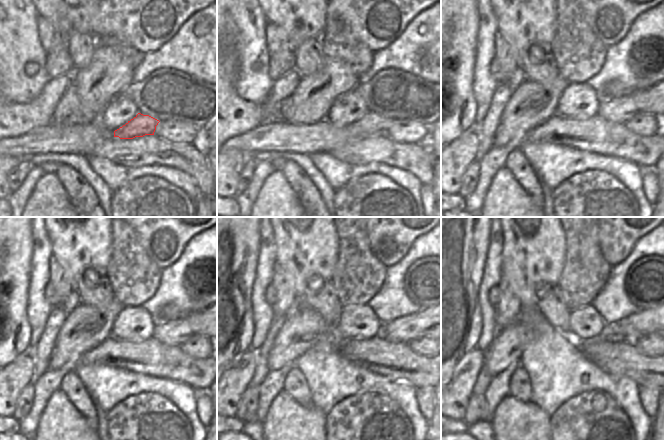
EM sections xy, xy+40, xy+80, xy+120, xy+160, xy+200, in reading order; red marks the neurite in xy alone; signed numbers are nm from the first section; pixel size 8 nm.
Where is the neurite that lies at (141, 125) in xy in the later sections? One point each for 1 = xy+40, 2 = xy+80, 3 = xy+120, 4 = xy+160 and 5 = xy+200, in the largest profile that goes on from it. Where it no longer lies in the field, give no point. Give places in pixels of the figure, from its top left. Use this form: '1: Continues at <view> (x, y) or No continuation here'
1: Continues at xy+40 (371, 124)
2: Continues at xy+80 (620, 110)
3: Continues at xy+120 (176, 332)
4: Continues at xy+160 (415, 325)
5: Continues at xy+200 (630, 329).

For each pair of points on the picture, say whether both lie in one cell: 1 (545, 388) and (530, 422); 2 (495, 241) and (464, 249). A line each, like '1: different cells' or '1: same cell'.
1: different cells
2: different cells

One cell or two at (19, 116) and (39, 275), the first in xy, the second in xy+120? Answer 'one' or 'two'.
two

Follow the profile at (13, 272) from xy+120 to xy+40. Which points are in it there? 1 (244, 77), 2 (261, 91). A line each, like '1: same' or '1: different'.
1: different
2: different

